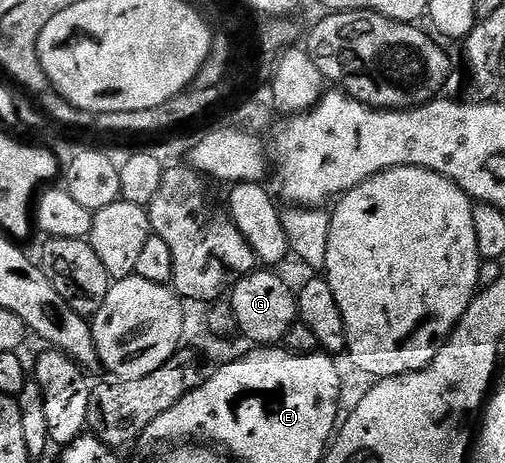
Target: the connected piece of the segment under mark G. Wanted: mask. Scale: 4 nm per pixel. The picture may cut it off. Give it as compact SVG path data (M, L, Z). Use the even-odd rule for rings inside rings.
M259 268L231 287L229 301L233 316L237 316L239 334L247 337L251 344L273 346L282 343L285 332L289 332L298 318L313 331L313 336L317 336L320 351L336 356L347 349L345 320L341 320L341 308L337 308L337 299L326 277L315 276L296 294L279 278L278 273ZM295 300L299 300L299 314L295 314Z

